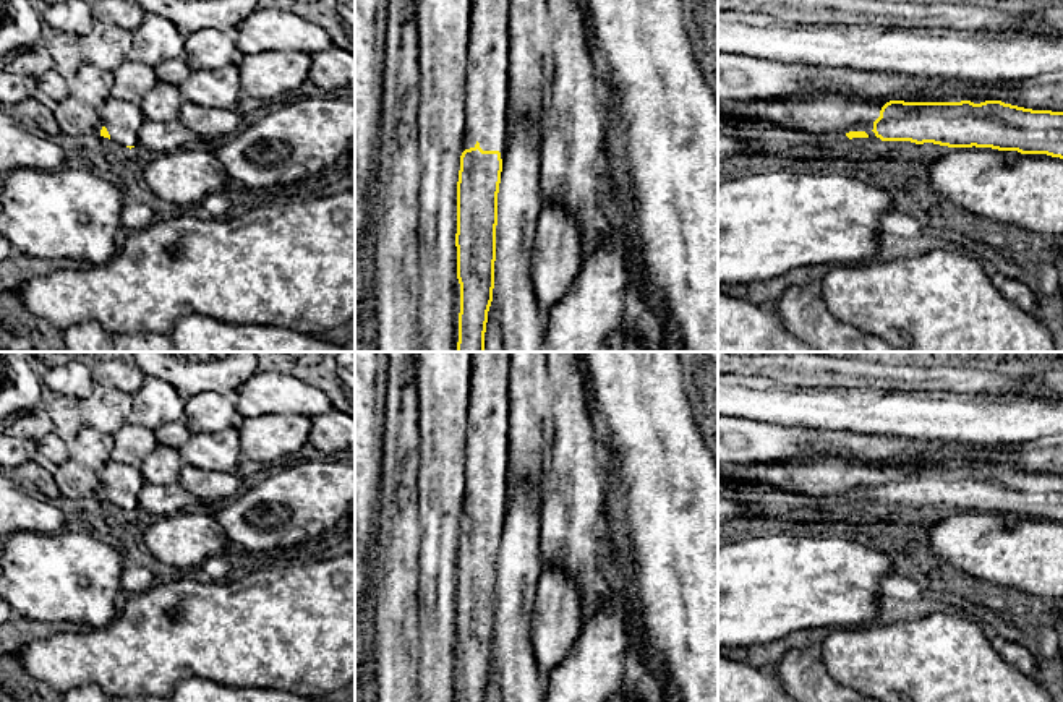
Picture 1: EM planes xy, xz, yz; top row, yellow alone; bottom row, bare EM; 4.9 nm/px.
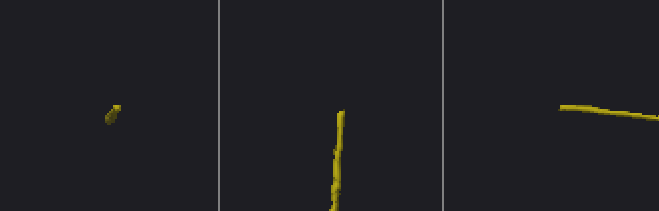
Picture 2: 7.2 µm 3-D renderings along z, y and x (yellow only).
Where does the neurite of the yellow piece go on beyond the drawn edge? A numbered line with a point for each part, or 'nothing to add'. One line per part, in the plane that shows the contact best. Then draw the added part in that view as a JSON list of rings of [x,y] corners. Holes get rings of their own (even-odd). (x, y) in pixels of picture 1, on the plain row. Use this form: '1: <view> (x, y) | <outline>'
1: xz (486, 451) | [[[472,352],[472,379],[465,443],[463,514],[478,506],[483,514],[499,514],[504,525],[509,475],[509,371],[512,352]]]

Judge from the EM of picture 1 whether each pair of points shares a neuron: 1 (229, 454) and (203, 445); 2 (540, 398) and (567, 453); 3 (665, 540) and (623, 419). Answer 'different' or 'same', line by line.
1: same
2: different
3: same

